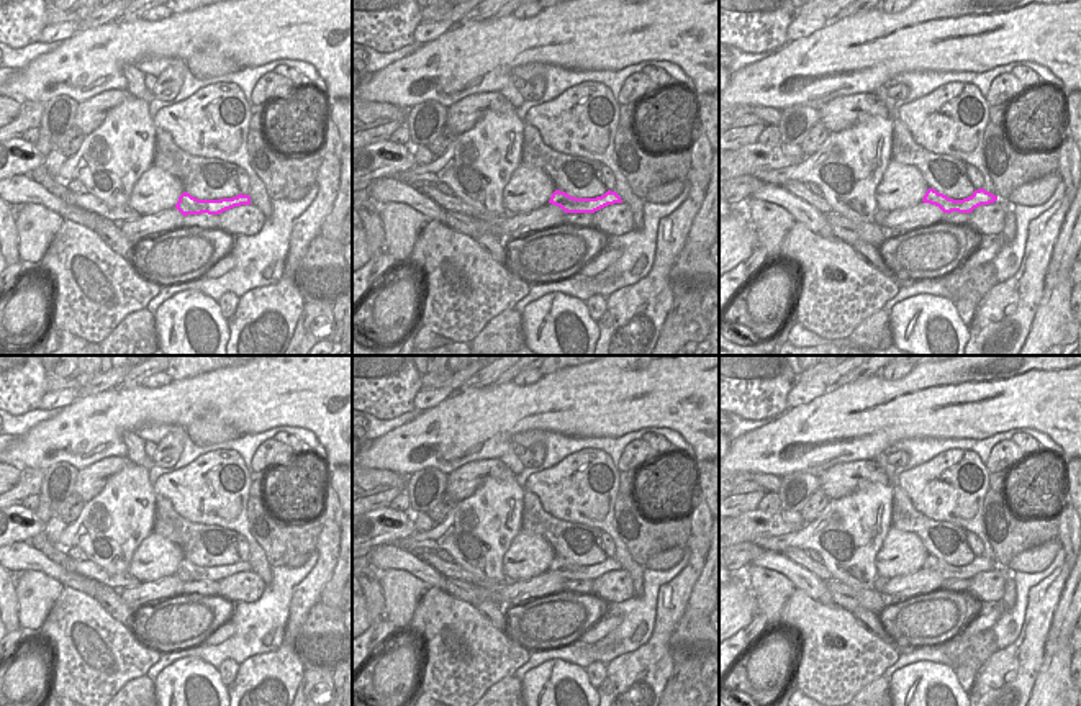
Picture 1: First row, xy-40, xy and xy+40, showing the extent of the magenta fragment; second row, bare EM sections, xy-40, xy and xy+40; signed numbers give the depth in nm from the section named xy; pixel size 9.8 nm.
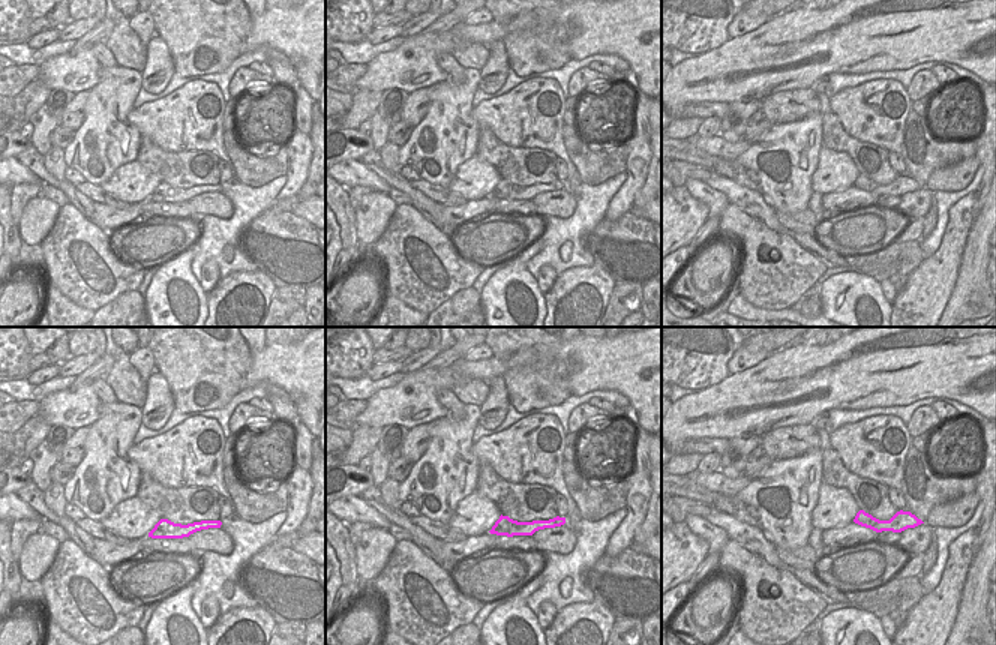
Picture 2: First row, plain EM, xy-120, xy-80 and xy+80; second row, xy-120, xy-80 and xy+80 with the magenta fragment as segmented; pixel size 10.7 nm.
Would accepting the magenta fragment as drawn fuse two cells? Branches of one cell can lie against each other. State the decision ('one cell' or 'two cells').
two cells

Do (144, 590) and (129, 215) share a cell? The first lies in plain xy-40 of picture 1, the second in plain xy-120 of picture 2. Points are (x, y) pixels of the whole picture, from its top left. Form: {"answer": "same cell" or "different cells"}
{"answer": "same cell"}

